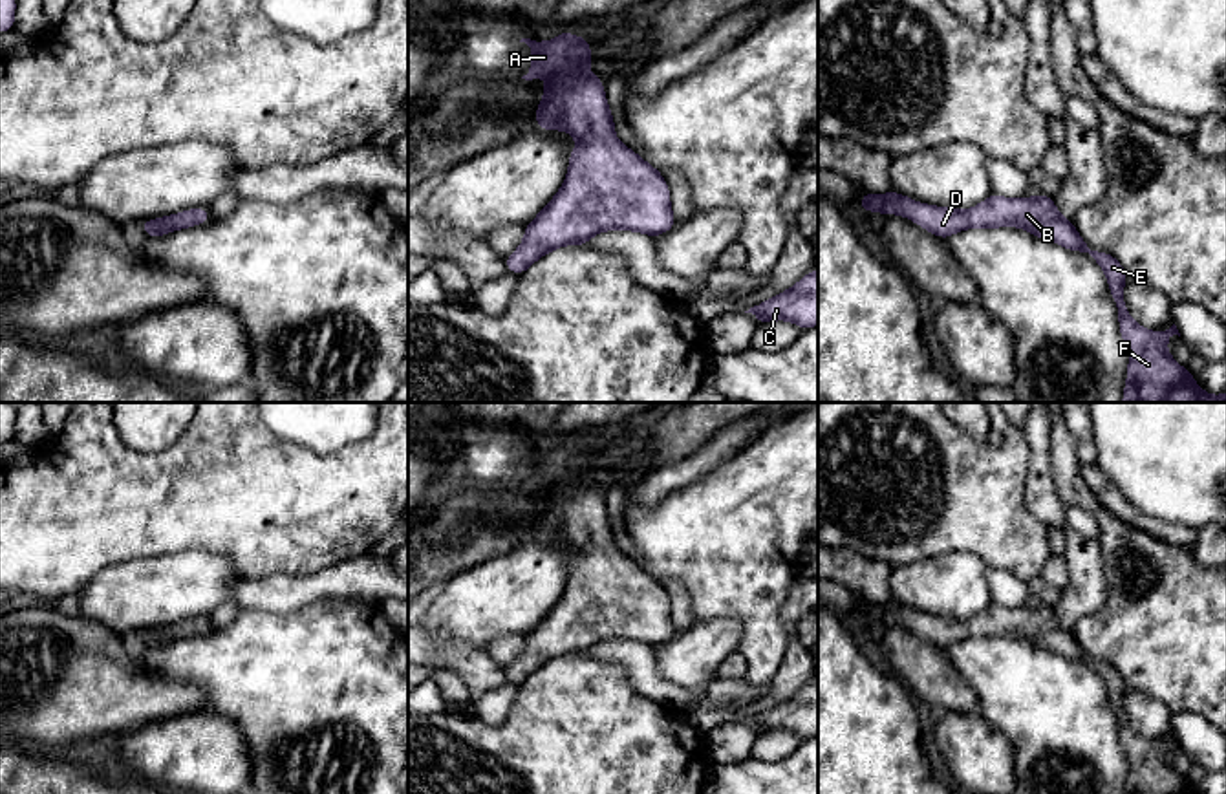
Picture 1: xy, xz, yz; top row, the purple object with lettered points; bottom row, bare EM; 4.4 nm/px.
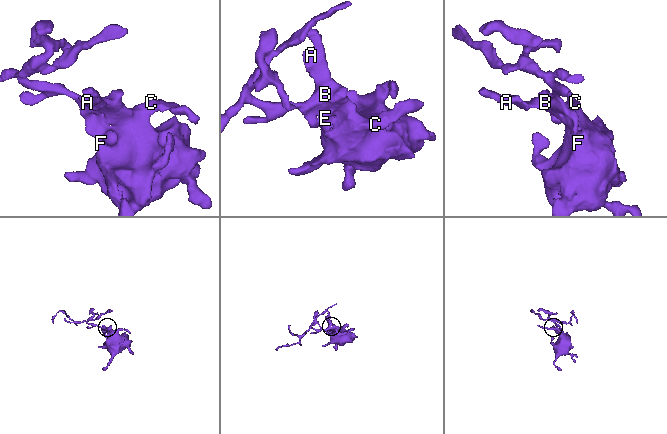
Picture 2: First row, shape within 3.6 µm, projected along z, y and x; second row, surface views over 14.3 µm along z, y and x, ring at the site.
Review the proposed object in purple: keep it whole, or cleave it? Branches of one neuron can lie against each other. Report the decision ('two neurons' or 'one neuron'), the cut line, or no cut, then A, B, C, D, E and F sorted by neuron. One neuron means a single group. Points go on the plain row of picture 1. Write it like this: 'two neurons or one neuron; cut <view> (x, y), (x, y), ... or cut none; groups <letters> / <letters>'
one neuron; cut none; groups A B C D E F

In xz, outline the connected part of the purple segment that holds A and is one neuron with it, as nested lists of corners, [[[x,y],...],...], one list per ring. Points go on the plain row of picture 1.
[[[567,439],[547,452],[522,448],[531,457],[531,479],[522,488],[547,488],[547,498],[534,521],[542,540],[564,540],[580,551],[569,563],[569,580],[562,598],[525,635],[522,655],[505,668],[509,682],[523,684],[543,664],[564,655],[587,655],[604,640],[635,640],[661,646],[677,633],[670,613],[670,596],[662,584],[615,547],[613,523],[606,512],[604,492],[598,485],[584,481],[595,474],[586,446],[569,445]]]

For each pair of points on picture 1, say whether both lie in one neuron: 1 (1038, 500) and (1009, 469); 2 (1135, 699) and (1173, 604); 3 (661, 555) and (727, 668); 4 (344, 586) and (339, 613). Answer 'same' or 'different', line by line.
1: different
2: different
3: different
4: different

